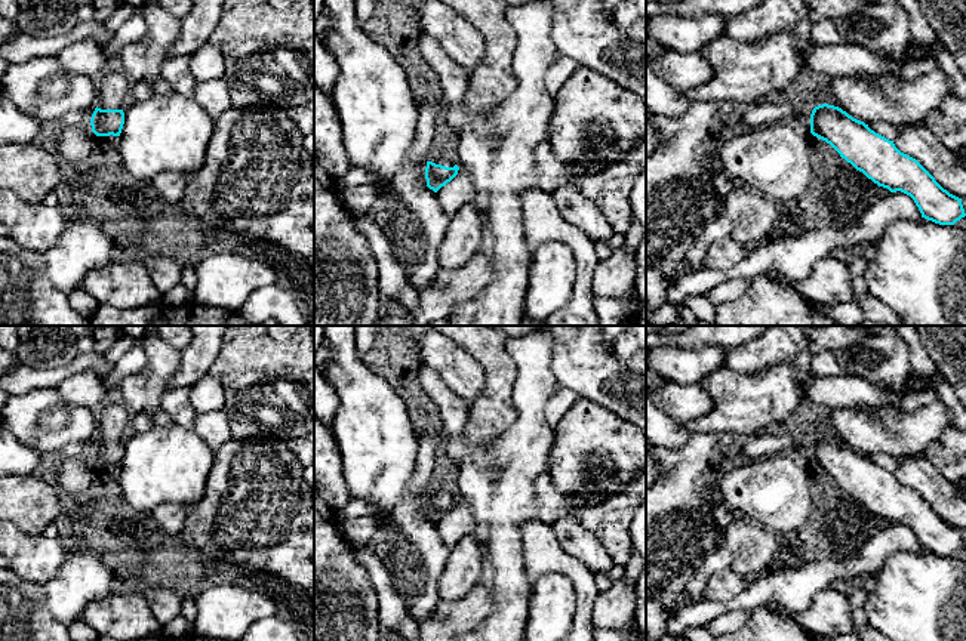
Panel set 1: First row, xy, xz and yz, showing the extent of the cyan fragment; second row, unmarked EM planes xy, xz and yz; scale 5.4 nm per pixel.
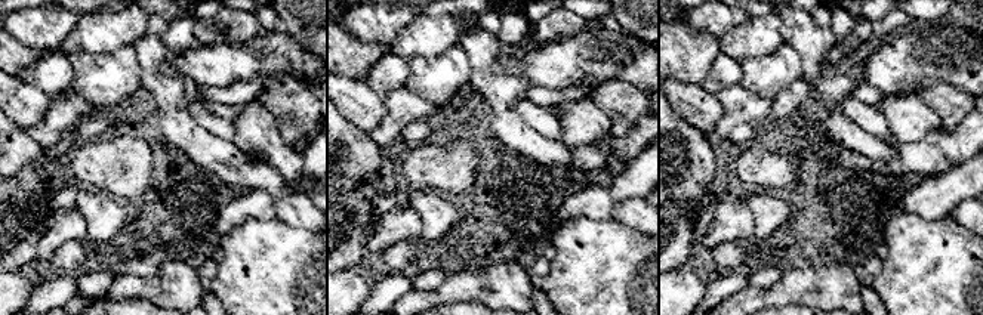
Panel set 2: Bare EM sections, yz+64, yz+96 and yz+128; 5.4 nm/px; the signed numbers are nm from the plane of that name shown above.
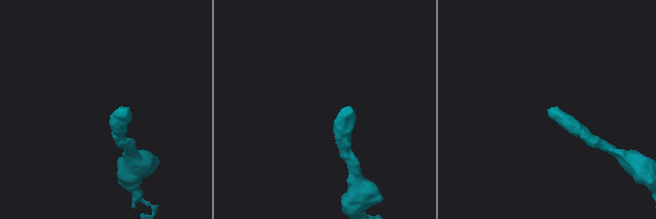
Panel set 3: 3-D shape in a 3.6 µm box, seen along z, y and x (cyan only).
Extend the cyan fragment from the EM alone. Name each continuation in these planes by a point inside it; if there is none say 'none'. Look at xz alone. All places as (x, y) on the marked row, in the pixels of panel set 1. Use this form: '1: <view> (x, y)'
1: xz (448, 160)

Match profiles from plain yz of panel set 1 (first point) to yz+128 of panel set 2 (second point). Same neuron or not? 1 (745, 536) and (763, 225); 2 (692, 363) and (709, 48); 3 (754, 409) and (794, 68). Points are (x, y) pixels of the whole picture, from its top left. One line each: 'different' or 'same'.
1: same
2: different
3: same

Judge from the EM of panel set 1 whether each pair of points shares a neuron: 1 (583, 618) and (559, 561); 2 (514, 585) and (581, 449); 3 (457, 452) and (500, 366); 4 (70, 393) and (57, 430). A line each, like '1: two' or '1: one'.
1: one
2: two
3: one
4: two

